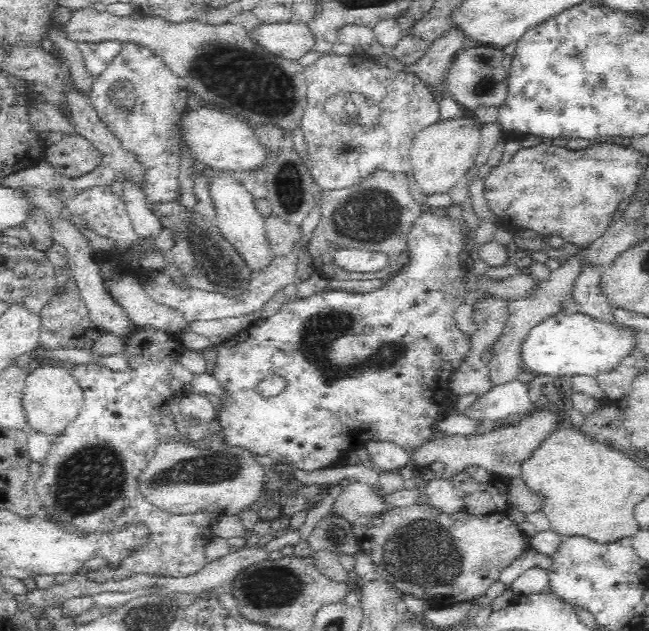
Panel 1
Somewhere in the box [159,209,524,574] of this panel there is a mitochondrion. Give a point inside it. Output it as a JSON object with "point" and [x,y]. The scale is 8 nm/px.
{"point":[319,331]}

